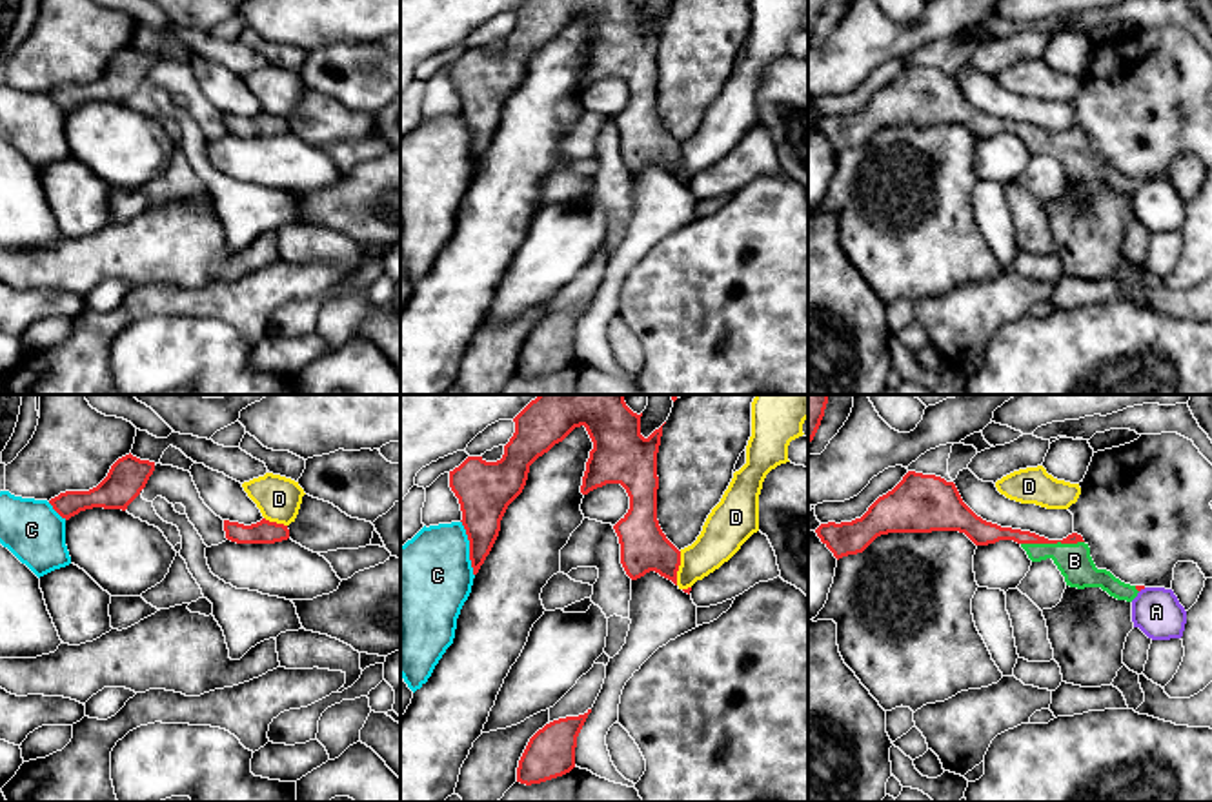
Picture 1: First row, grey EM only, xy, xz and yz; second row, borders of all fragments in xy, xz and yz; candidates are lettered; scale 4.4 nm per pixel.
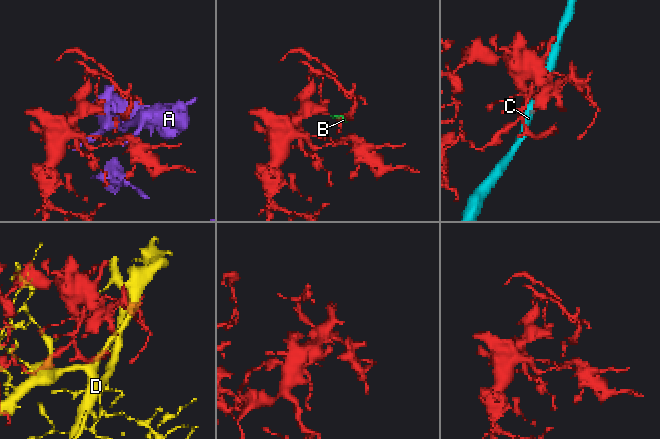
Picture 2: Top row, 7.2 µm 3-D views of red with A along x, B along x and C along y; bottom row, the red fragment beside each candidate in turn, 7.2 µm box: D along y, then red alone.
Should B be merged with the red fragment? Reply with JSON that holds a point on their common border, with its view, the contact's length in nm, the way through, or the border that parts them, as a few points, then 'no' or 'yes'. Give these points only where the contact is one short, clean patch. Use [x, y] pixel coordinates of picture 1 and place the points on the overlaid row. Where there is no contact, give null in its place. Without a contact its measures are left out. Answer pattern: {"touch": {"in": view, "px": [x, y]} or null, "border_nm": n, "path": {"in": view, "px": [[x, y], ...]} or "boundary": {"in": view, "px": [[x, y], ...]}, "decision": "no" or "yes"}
{"touch": {"in": "yz", "px": [1052, 542]}, "border_nm": 280, "decision": "yes"}

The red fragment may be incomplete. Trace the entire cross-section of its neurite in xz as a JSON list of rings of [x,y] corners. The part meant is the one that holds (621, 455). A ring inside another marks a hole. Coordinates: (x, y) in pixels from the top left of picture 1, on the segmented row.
[[[539,395],[513,418],[515,433],[500,460],[468,456],[449,471],[449,487],[459,498],[460,522],[470,540],[473,575],[490,555],[508,506],[522,493],[530,466],[584,426],[593,449],[581,493],[621,484],[630,496],[628,513],[613,526],[626,575],[637,580],[655,571],[677,586],[681,551],[657,520],[662,426],[644,438],[641,416],[626,406],[624,395]]]

